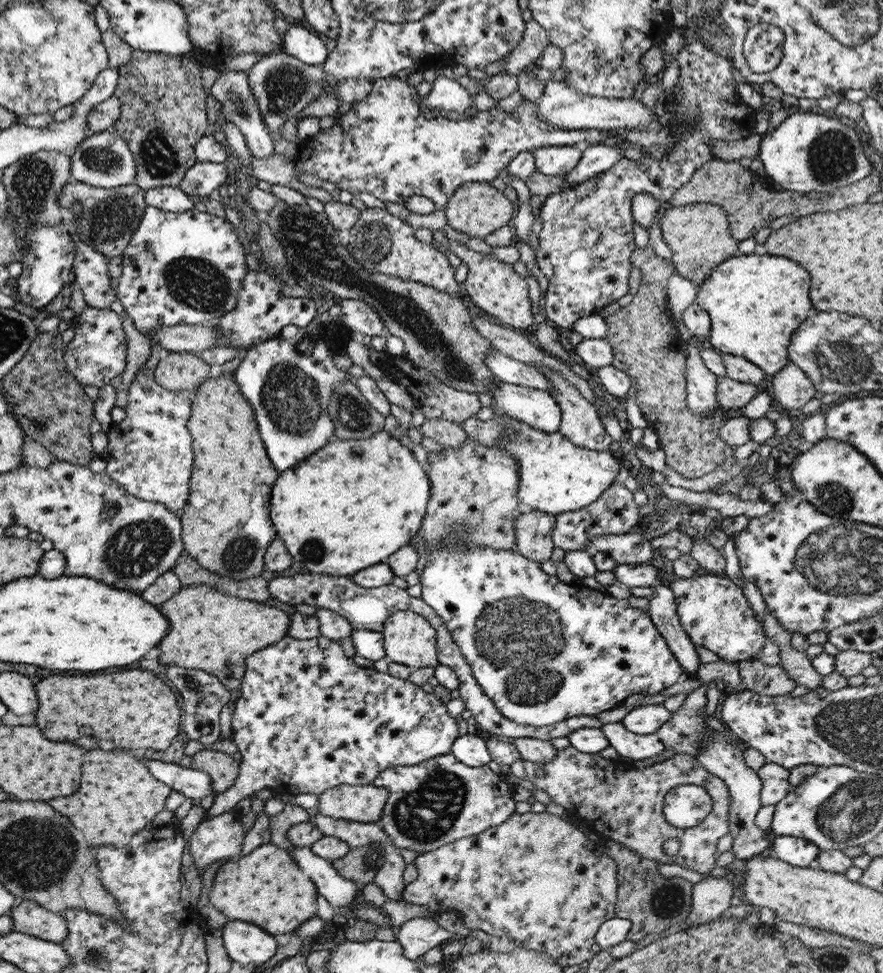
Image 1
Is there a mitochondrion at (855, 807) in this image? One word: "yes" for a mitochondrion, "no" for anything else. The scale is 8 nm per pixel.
yes

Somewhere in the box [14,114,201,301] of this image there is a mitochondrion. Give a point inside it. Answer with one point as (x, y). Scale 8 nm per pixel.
(110, 222)

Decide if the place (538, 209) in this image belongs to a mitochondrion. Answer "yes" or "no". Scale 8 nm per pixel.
no

